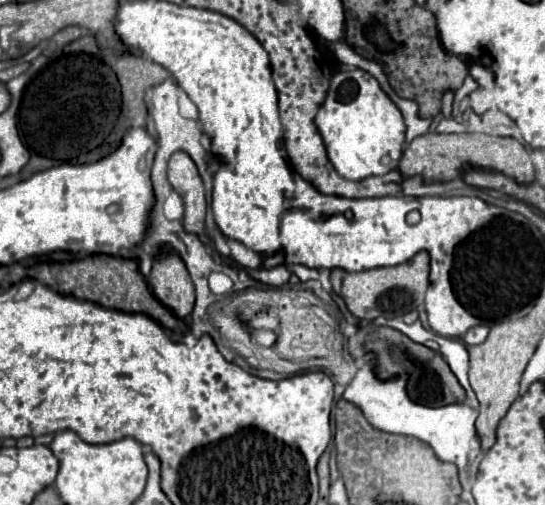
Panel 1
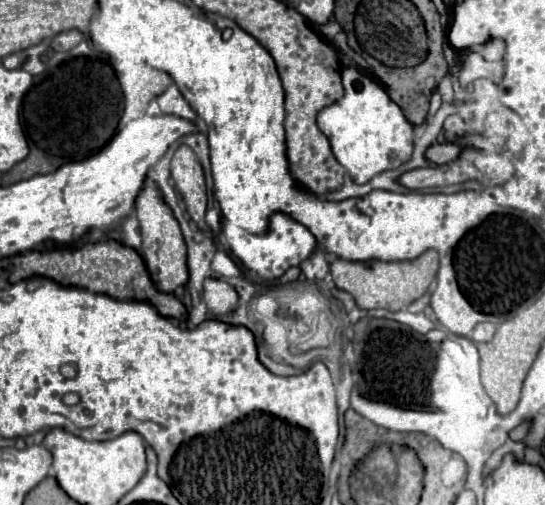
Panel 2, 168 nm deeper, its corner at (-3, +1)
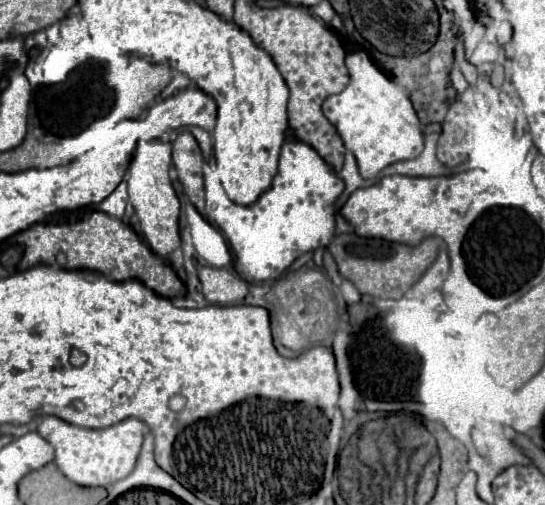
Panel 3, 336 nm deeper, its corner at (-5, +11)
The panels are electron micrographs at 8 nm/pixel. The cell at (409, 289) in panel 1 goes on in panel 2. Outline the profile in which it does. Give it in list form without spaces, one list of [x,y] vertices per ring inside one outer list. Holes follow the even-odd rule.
[[[426,250],[412,262],[348,262],[336,258],[332,262],[332,278],[340,290],[346,290],[354,296],[356,304],[364,310],[384,308],[384,310],[402,310],[416,298],[420,298],[432,284],[438,272],[438,252]]]

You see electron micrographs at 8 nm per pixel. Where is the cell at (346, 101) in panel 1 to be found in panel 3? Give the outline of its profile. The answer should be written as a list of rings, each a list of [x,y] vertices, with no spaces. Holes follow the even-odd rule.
[[[354,52],[346,58],[350,84],[322,104],[324,116],[336,126],[344,146],[356,156],[360,174],[374,178],[388,164],[416,158],[422,148],[420,120],[412,108],[410,98],[400,90],[390,76],[386,76],[366,52]]]

